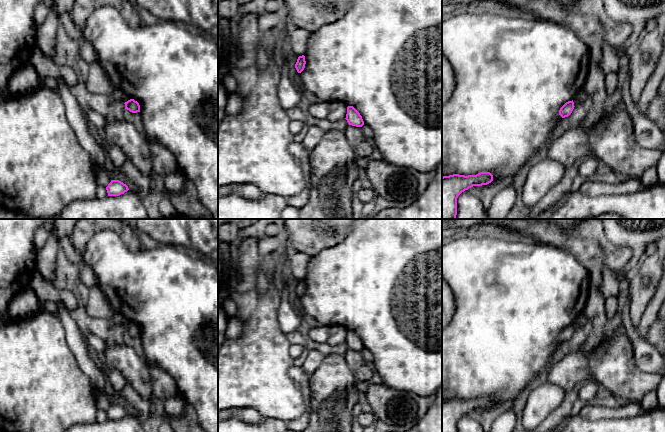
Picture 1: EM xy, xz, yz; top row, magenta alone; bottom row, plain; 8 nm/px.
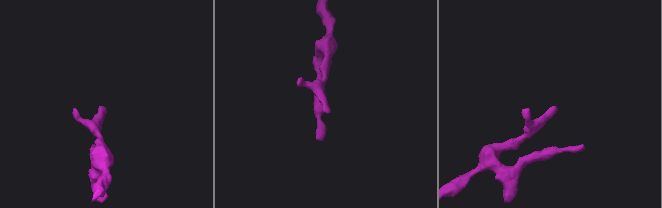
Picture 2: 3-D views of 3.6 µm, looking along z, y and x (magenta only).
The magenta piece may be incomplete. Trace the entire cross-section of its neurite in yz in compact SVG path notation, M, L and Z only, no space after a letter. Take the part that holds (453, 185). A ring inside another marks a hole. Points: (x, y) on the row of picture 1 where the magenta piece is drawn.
M490 172L476 175L453 174L442 177L442 219L456 219L458 196L473 186L487 185L493 181Z

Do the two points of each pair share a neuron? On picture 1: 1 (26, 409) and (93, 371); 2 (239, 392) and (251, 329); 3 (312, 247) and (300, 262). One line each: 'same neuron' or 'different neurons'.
1: different neurons
2: same neuron
3: different neurons

